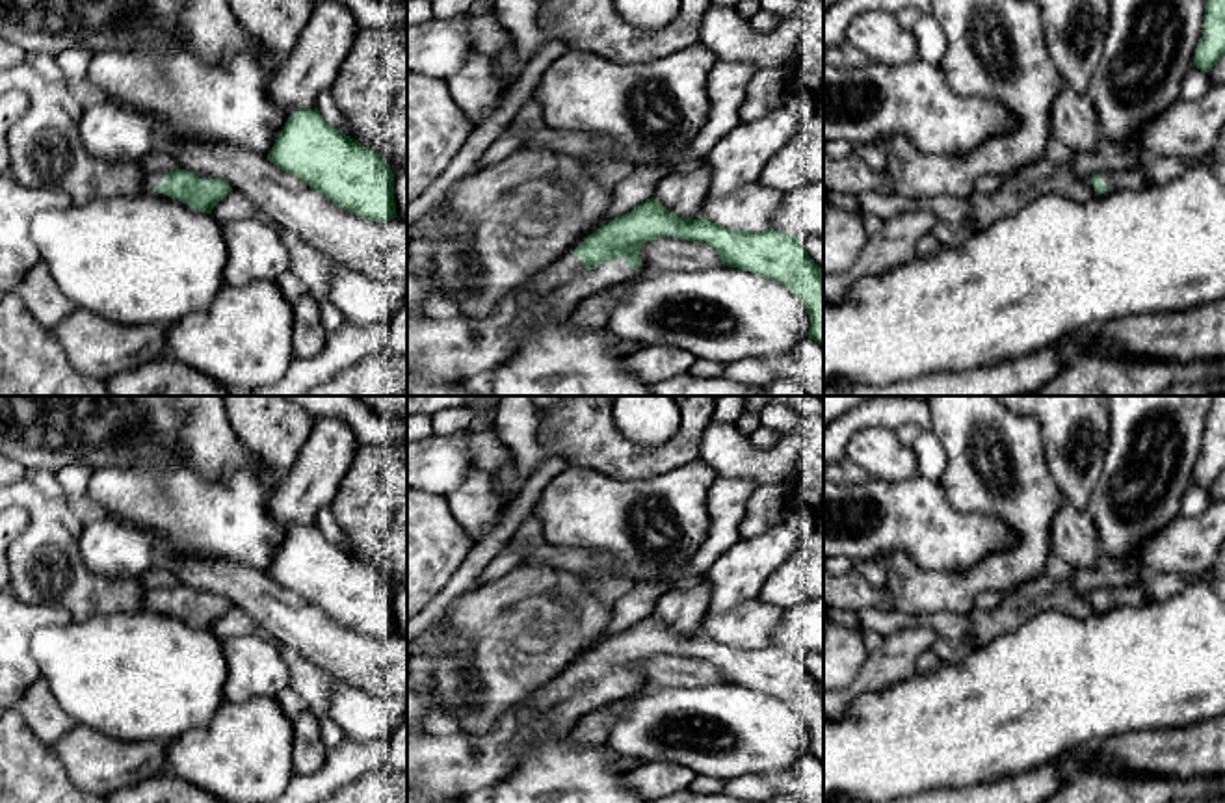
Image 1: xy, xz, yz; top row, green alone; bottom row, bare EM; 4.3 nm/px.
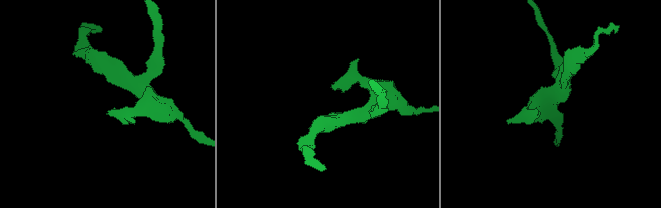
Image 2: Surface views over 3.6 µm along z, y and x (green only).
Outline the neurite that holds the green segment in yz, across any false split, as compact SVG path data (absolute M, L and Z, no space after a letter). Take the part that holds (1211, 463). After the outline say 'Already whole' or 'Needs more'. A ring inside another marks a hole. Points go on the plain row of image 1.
M1212 396L1210 415L1205 422L1203 454L1195 465L1193 481L1205 489L1225 470L1225 396Z. Already whole

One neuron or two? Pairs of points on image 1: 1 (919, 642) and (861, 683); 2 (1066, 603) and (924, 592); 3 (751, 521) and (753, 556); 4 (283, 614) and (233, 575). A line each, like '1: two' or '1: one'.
1: one
2: two
3: two
4: one

